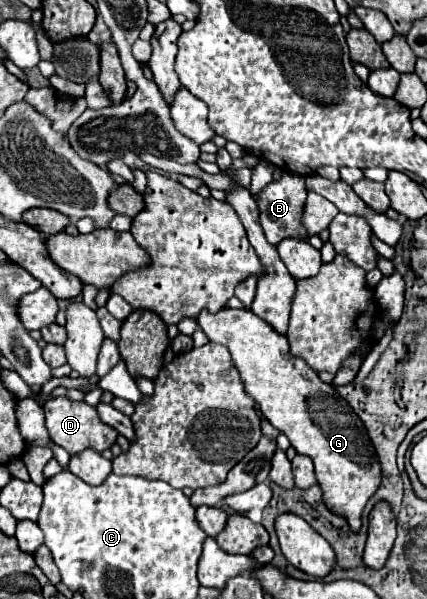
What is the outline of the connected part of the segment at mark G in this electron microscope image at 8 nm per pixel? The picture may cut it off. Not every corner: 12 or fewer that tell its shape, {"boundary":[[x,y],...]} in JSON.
{"boundary":[[249,308],[201,310],[263,416],[361,528],[381,466],[361,420]]}

